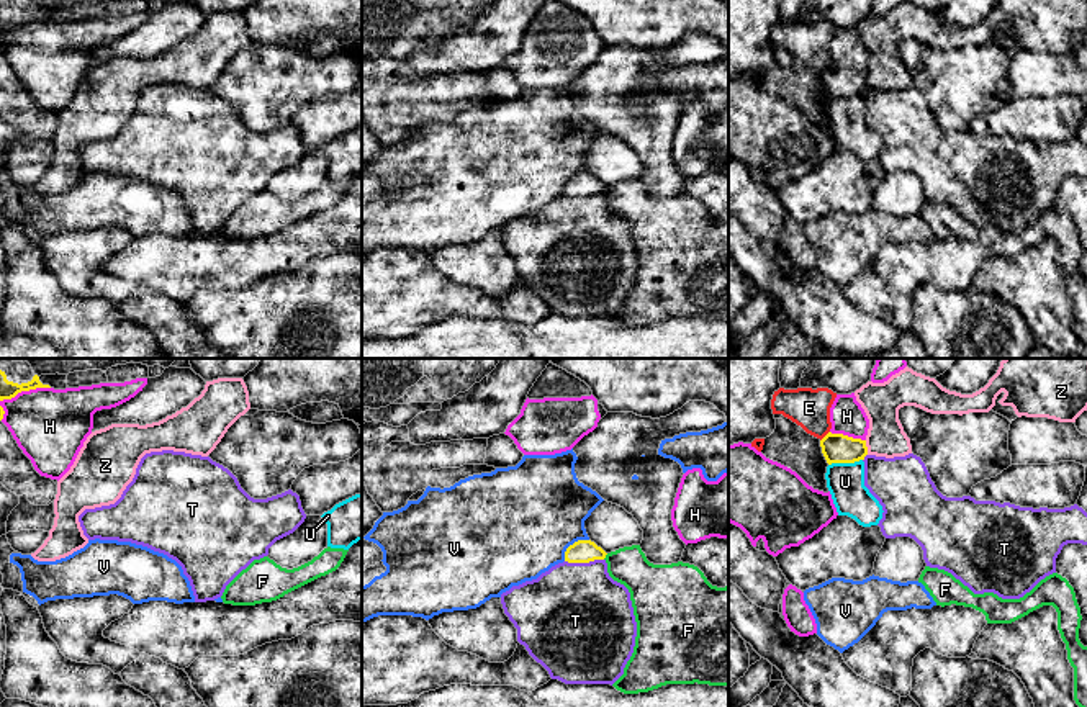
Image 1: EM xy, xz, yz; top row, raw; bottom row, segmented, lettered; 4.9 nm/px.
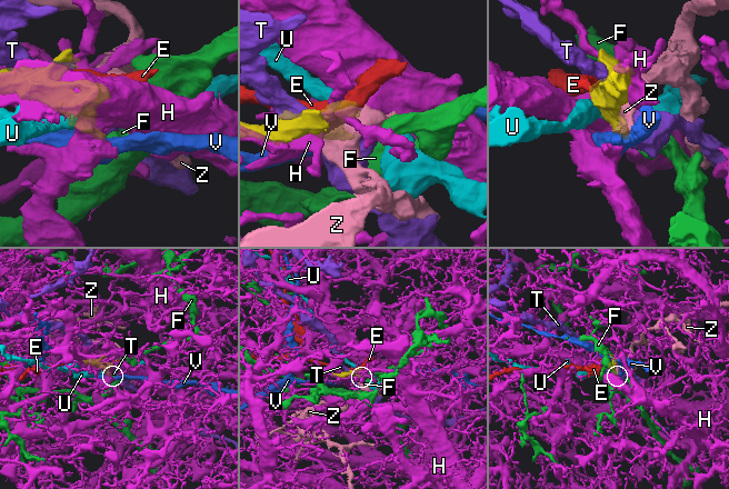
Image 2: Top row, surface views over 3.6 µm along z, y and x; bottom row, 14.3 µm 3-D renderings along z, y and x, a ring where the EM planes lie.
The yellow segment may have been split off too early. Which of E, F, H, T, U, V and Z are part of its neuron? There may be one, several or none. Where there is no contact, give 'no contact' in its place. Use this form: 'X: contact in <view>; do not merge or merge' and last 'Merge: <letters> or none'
E: contact in yz; do not merge
F: contact in xz; do not merge
H: contact in xy; do not merge
T: contact in xz; do not merge
U: contact in yz; do not merge
V: contact in xz; do not merge
Z: contact in yz; do not merge
Merge: none

